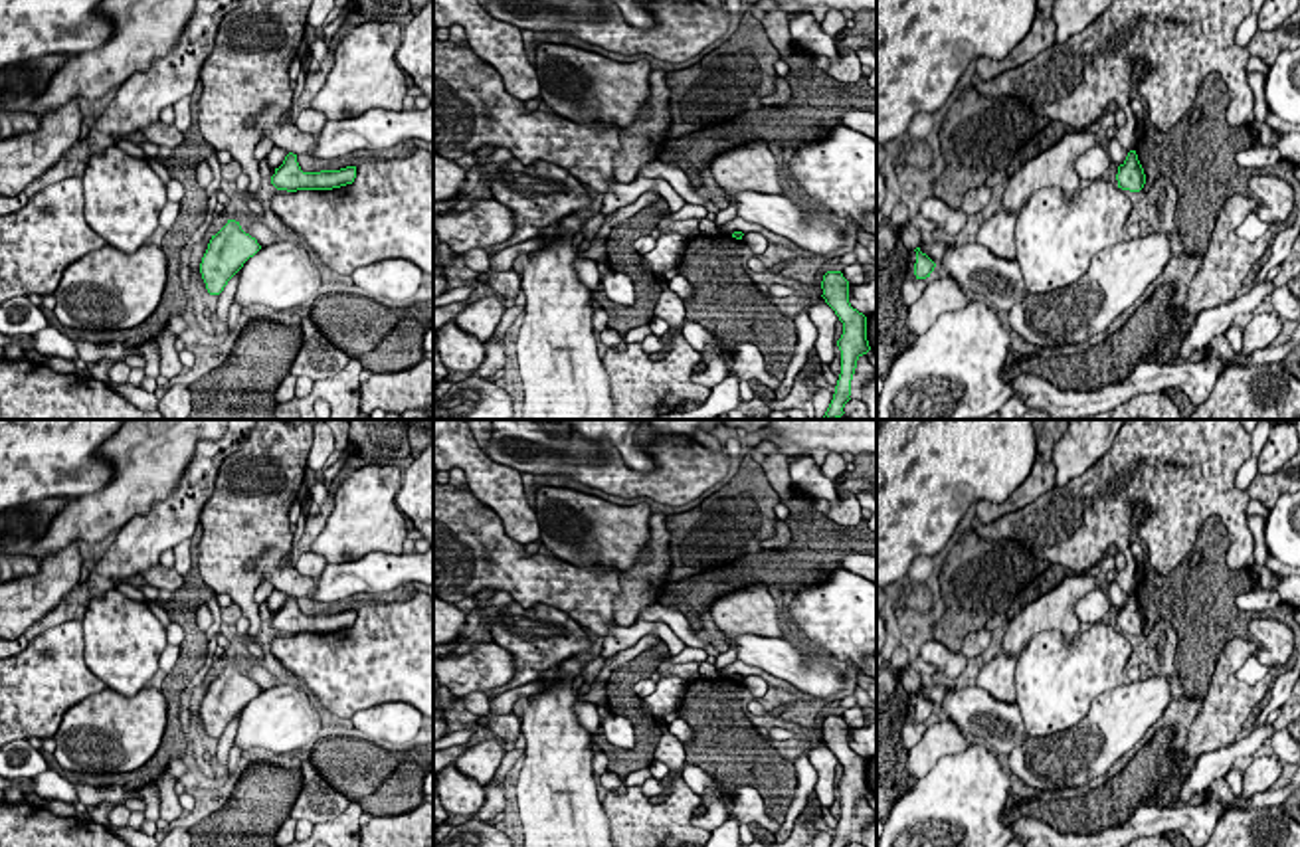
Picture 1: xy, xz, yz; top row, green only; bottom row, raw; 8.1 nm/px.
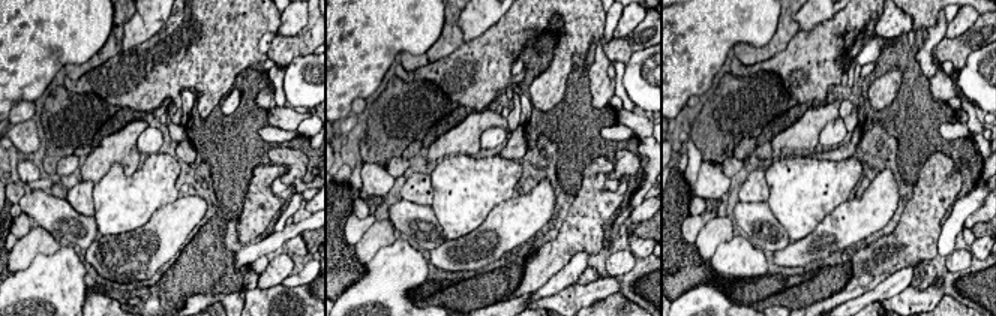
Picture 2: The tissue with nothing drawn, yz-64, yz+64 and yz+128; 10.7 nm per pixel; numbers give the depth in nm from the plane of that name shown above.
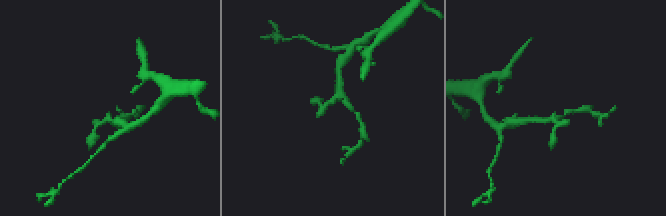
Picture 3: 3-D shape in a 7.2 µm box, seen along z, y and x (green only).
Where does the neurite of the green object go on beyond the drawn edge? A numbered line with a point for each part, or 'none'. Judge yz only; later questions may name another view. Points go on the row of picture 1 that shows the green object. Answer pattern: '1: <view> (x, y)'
none

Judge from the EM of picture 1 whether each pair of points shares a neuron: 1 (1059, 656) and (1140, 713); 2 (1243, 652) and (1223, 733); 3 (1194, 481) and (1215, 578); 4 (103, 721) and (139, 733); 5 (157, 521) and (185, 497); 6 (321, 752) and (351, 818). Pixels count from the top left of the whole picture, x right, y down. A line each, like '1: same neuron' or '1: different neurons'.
1: different neurons
2: same neuron
3: different neurons
4: same neuron
5: same neuron
6: different neurons

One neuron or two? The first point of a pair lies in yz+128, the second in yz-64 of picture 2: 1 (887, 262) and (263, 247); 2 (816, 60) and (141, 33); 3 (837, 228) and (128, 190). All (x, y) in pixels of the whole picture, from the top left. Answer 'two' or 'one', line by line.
1: two
2: two
3: two

